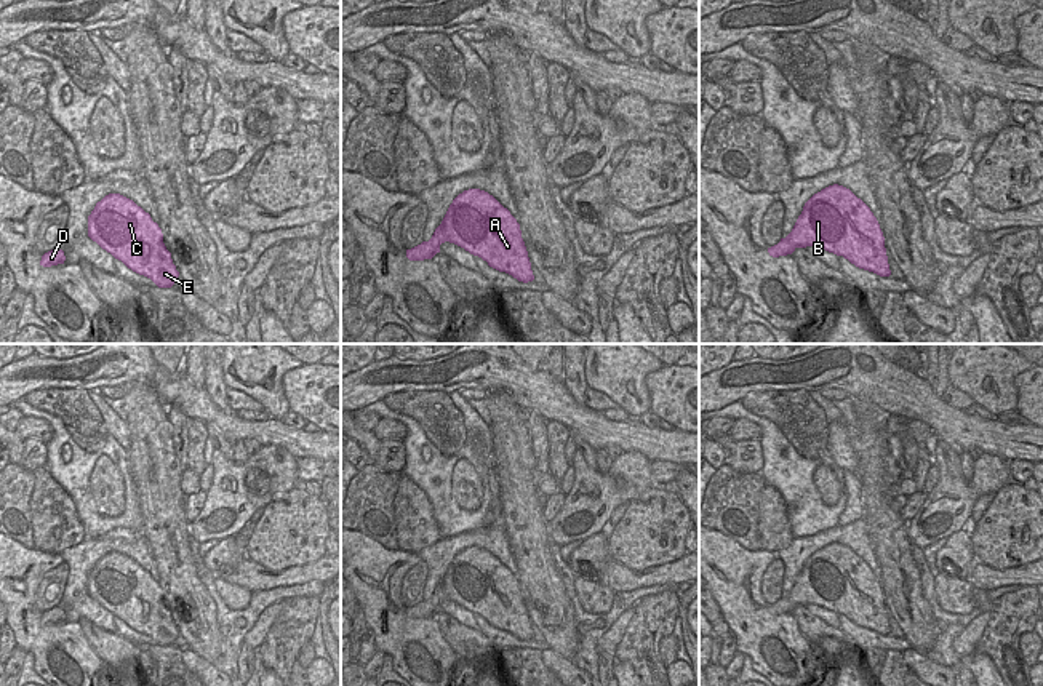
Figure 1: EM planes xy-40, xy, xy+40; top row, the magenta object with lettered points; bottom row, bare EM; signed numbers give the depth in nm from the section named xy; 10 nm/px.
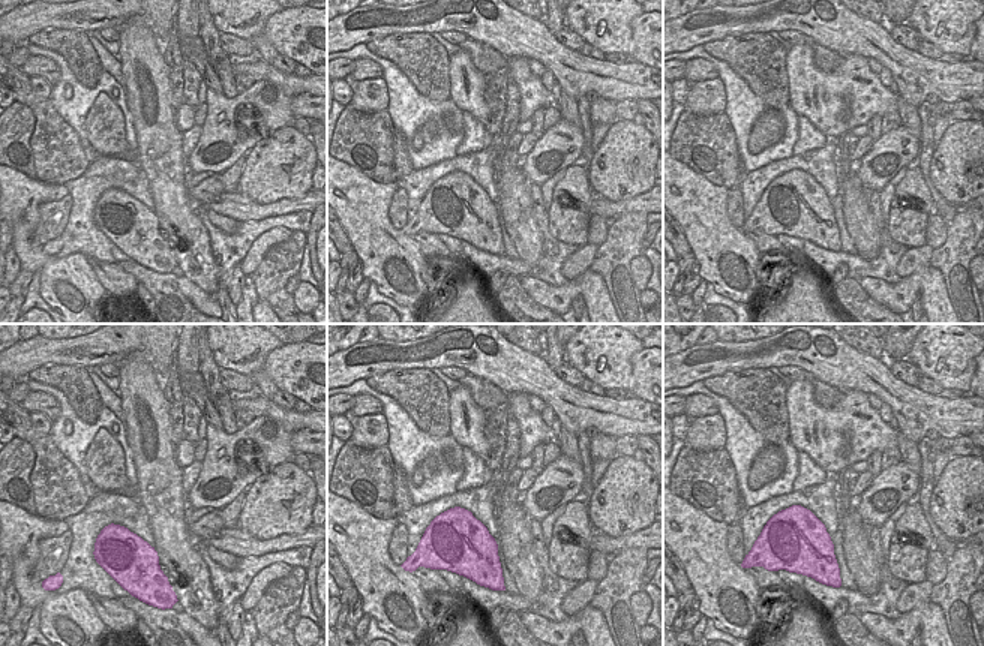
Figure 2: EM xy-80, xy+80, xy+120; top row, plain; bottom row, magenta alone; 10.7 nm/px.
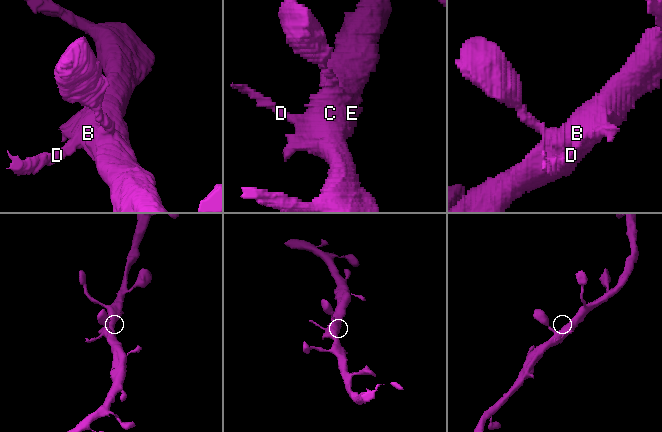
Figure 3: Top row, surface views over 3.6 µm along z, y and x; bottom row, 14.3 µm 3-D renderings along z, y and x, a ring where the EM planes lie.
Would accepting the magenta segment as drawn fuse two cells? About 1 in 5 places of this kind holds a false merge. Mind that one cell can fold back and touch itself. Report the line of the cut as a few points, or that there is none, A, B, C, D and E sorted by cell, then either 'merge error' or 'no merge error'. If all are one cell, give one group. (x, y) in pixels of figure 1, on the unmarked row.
no cut; A B C D E; no merge error

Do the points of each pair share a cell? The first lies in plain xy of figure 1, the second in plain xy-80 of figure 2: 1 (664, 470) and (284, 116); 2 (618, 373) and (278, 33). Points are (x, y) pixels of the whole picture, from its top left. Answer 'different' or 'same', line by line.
1: different
2: different

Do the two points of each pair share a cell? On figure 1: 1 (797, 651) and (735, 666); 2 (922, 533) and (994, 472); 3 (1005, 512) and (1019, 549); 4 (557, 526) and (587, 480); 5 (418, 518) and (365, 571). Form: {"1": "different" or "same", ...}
{"1": "different", "2": "same", "3": "same", "4": "same", "5": "different"}

